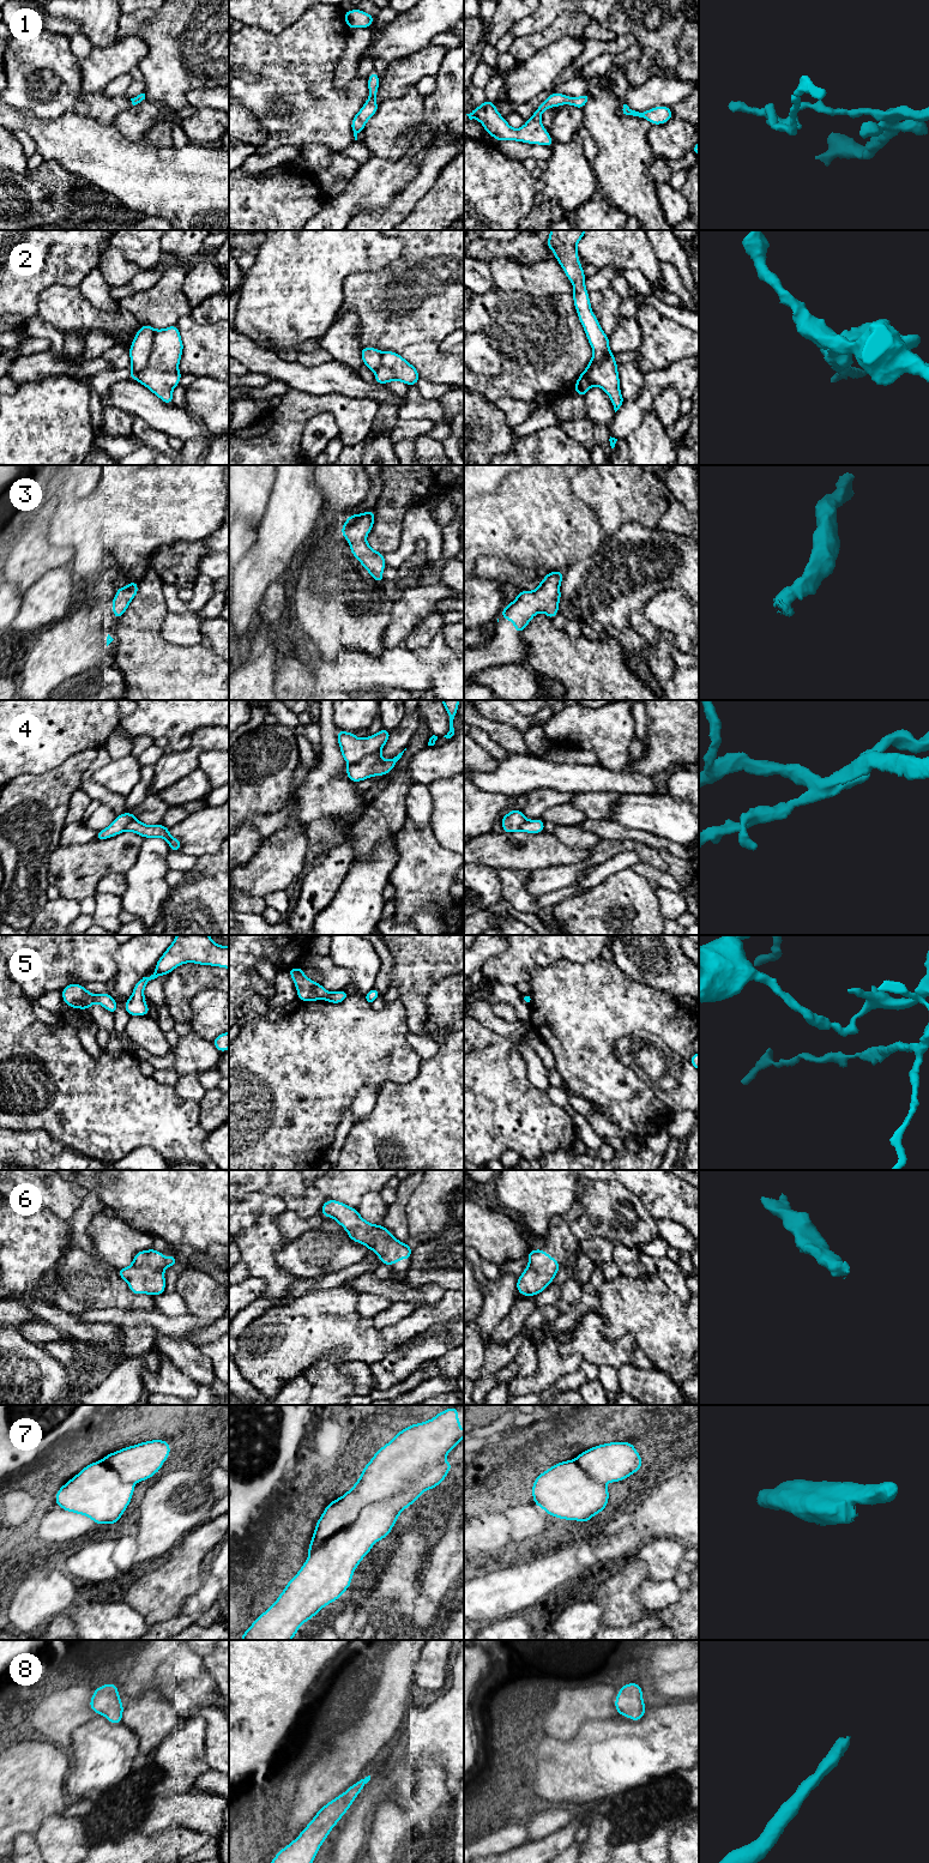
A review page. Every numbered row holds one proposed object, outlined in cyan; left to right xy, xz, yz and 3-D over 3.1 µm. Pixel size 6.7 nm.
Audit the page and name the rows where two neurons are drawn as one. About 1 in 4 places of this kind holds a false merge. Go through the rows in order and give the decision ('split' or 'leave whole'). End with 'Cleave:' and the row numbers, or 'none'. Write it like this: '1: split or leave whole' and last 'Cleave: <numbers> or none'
1: leave whole
2: split
3: leave whole
4: split
5: split
6: leave whole
7: split
8: leave whole
Cleave: 2, 4, 5, 7

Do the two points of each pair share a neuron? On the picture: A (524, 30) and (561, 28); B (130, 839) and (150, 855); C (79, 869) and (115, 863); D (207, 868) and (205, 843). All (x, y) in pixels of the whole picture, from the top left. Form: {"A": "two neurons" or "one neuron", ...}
{"A": "two neurons", "B": "two neurons", "C": "one neuron", "D": "two neurons"}

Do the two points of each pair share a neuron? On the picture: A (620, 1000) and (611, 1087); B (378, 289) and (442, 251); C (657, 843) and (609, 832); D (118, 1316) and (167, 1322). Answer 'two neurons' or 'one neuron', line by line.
A: one neuron
B: one neuron
C: one neuron
D: one neuron

